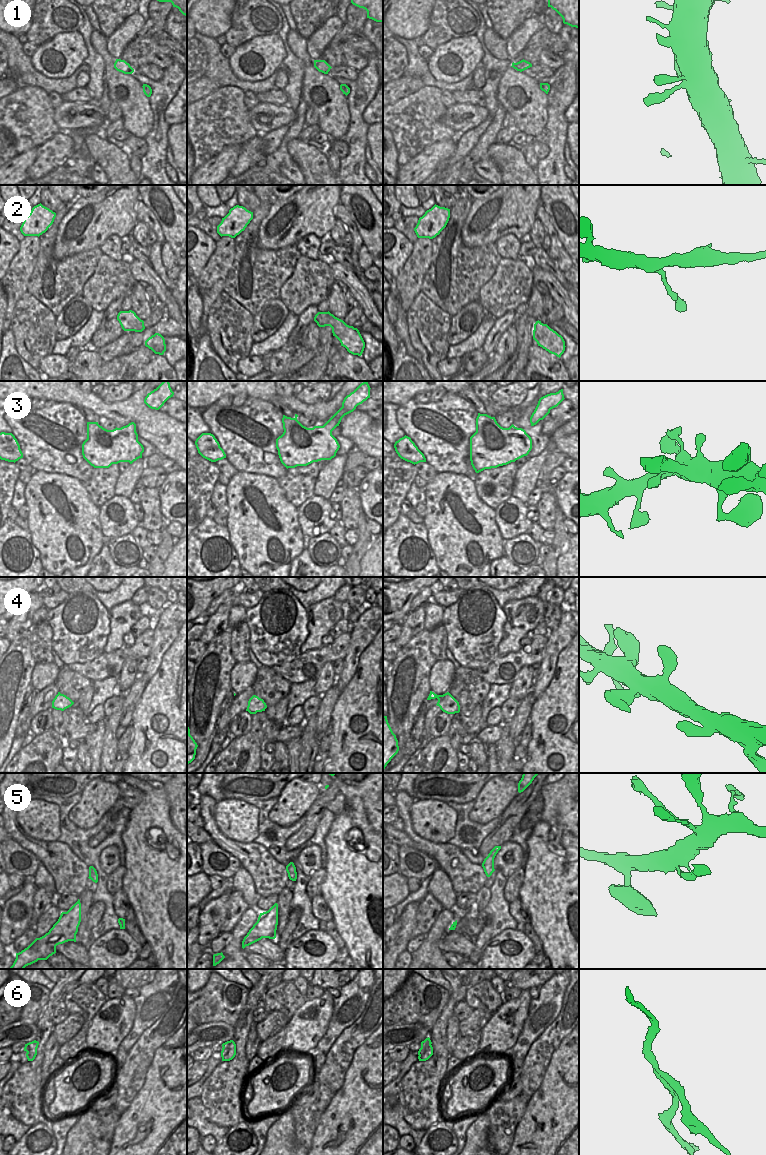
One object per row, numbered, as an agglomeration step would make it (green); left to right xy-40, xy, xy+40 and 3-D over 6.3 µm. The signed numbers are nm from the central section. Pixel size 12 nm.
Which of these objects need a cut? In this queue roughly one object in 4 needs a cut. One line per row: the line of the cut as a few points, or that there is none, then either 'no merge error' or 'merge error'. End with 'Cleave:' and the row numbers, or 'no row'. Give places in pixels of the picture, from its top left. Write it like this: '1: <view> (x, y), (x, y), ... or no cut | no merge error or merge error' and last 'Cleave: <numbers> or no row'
1: no cut | no merge error
2: no cut | no merge error
3: no cut | no merge error
4: no cut | no merge error
5: no cut | no merge error
6: xy (233, 1041), (229, 1051), (222, 1057) | merge error
Cleave: 6

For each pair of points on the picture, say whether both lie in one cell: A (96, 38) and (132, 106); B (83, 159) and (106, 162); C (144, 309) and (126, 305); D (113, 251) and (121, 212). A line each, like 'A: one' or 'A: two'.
A: one
B: two
C: two
D: two

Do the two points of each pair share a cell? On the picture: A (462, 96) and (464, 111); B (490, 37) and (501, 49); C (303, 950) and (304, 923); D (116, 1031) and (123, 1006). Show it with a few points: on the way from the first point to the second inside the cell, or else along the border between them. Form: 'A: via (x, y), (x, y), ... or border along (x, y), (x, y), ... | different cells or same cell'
A: border along (456, 102), (482, 105) | different cells
B: via (492, 40), (498, 46) | same cell
C: border along (319, 929), (310, 929), (293, 940) | different cells
D: via (116, 1025), (120, 1012) | same cell

